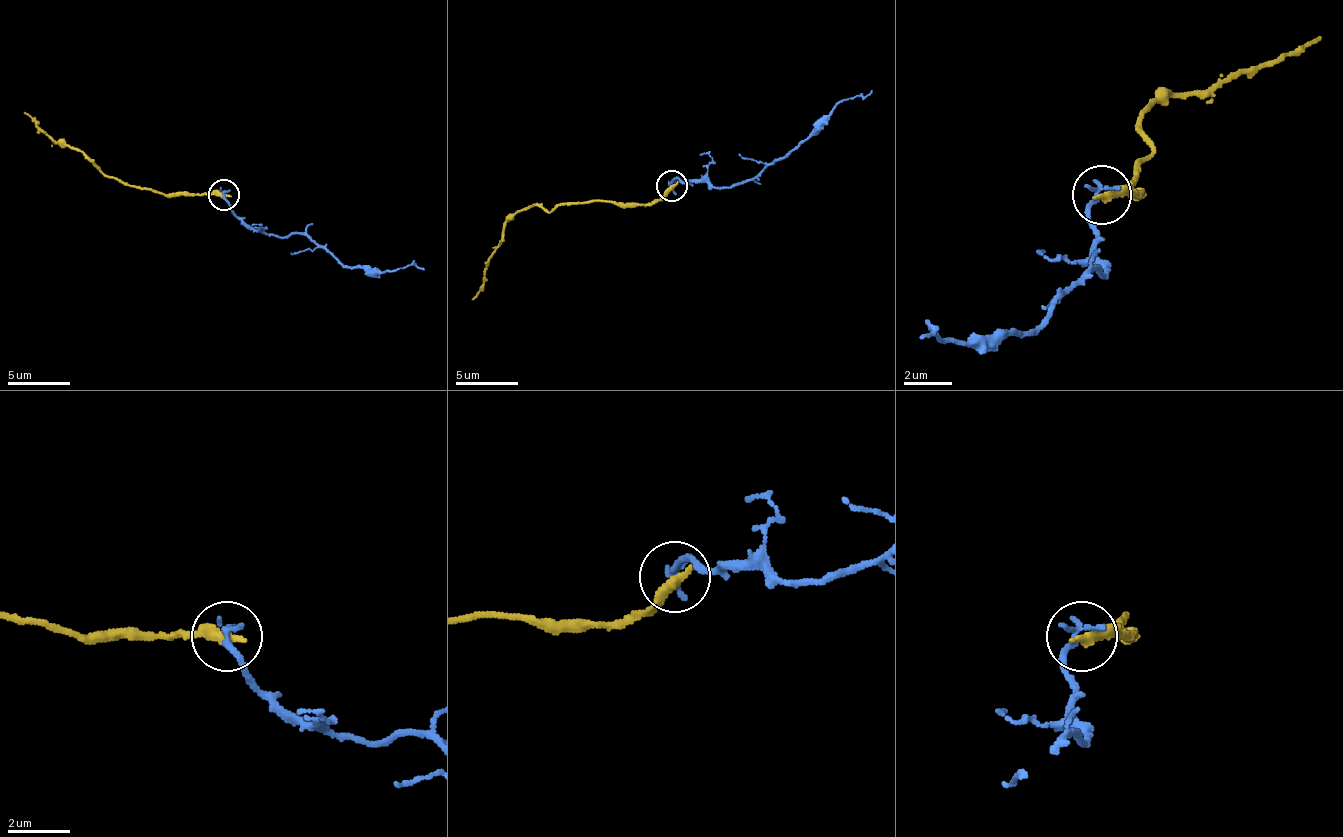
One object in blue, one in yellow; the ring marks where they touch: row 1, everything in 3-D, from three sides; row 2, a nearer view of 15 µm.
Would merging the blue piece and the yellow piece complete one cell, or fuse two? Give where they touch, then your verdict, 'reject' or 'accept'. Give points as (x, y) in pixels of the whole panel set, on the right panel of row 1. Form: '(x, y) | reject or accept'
(1102, 195) | reject

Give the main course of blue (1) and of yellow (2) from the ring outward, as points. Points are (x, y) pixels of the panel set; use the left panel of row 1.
1: (223, 195), (229, 208), (251, 227), (285, 236), (307, 233), (351, 267), (391, 270), (416, 264), (423, 270)
2: (223, 195), (123, 186), (82, 155), (54, 142), (23, 111)

